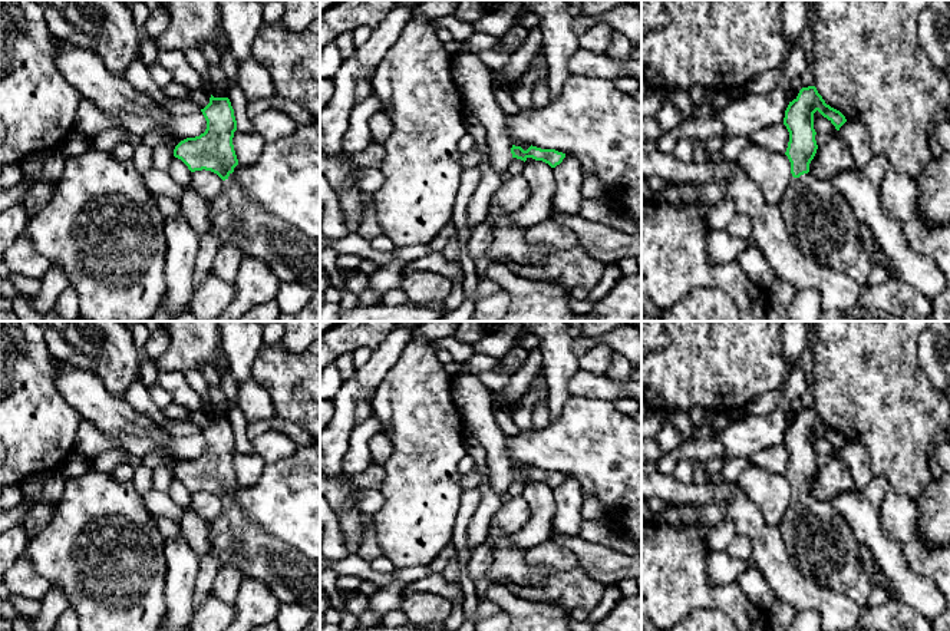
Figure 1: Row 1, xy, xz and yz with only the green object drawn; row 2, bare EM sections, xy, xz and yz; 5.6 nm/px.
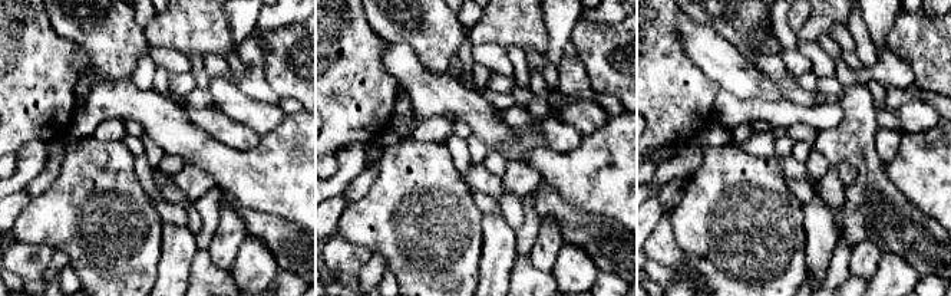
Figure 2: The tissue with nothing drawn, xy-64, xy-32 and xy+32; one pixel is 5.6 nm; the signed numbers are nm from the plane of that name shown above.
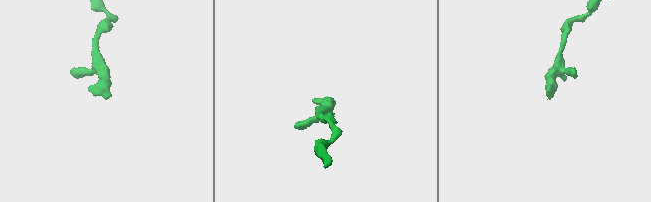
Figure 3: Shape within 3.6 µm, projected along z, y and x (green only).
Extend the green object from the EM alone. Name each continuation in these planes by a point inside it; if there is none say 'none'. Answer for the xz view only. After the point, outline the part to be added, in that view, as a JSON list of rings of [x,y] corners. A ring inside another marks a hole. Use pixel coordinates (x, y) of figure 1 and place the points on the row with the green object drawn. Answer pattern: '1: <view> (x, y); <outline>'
none

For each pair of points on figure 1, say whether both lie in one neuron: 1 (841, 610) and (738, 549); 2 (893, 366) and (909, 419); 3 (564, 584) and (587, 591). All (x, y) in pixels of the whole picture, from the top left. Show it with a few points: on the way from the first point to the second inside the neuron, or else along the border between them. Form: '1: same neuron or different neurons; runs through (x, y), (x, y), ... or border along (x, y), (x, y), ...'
1: different neurons; border along (736, 534), (741, 534), (751, 544), (751, 557)
2: same neuron; runs through (893, 379), (893, 403), (896, 406)
3: same neuron; runs through (570, 588), (581, 591)

